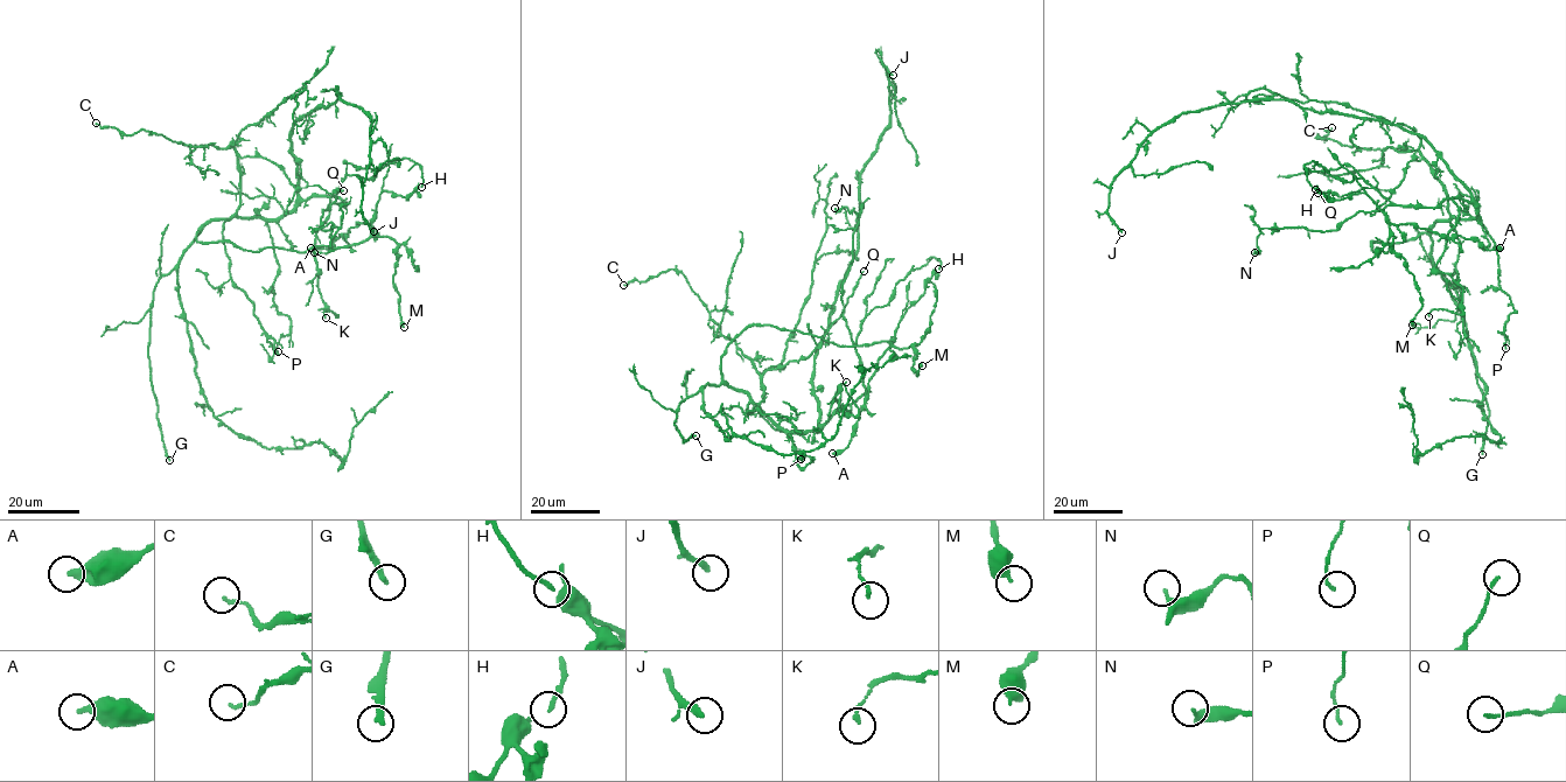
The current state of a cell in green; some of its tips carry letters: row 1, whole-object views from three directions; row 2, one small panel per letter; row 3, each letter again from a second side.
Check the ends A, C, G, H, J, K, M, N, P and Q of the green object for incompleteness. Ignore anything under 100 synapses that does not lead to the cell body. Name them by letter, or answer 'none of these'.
G

